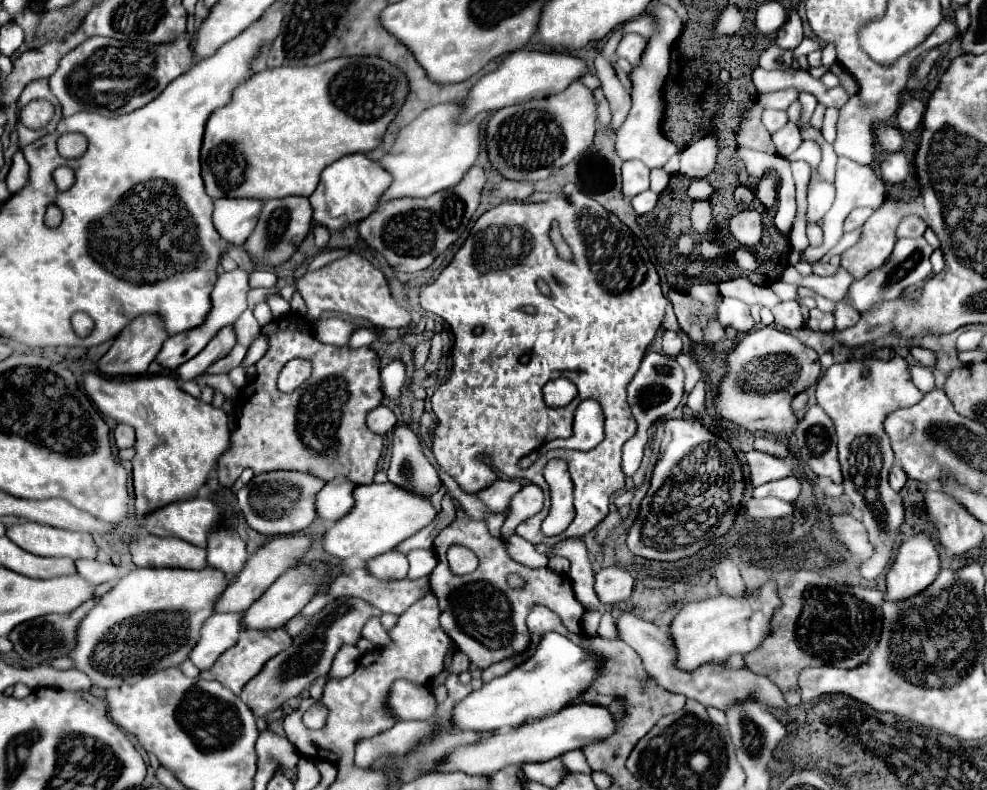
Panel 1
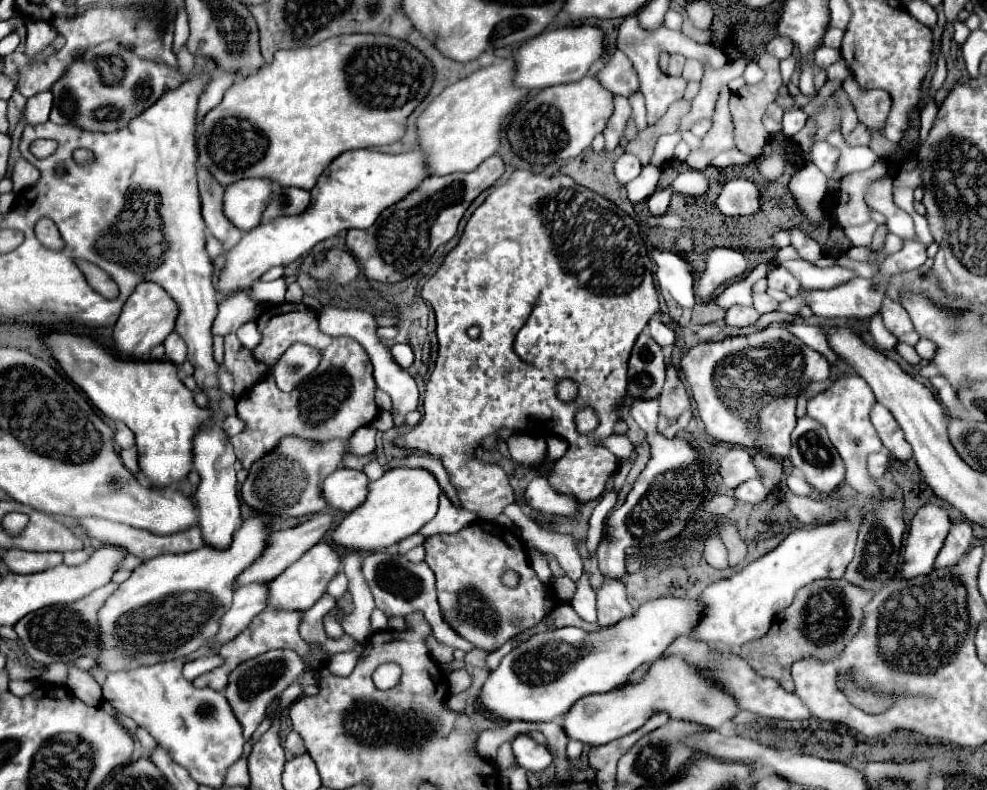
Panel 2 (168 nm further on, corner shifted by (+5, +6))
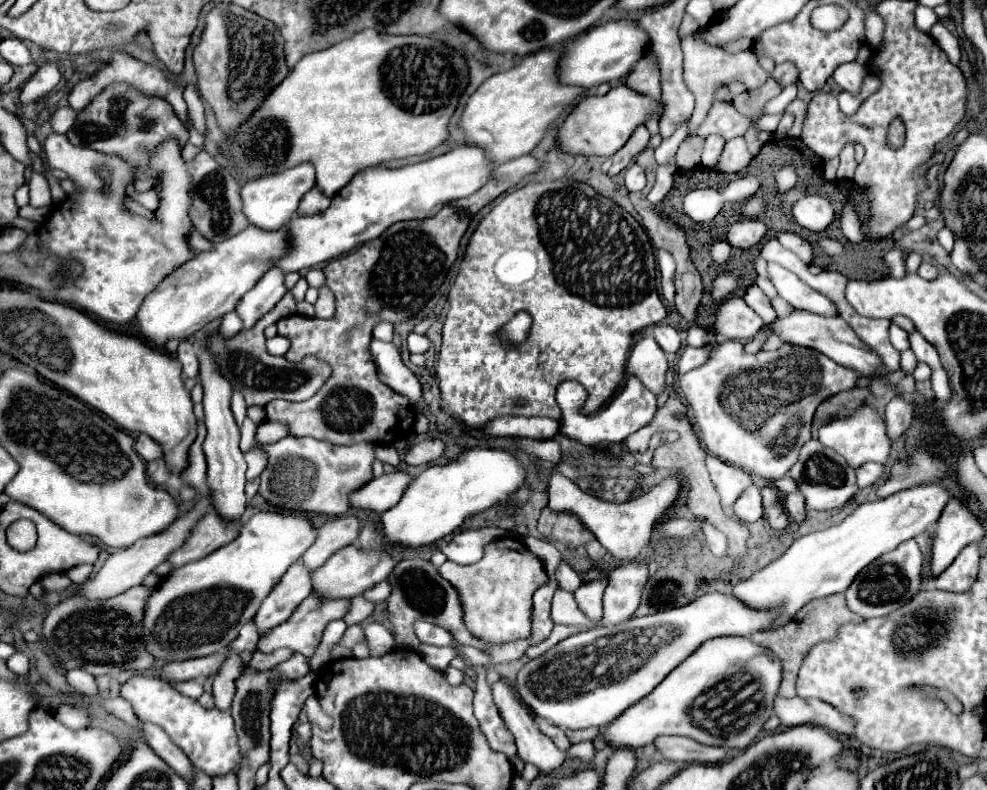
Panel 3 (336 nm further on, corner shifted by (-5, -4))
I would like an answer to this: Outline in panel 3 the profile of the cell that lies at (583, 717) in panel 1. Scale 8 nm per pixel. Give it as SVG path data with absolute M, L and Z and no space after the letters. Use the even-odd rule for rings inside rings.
M741 636L707 640L645 700L627 708L623 716L603 728L603 738L619 748L641 748L657 736L679 734L707 746L729 750L747 748L773 714L773 700L781 684L781 660L767 648Z

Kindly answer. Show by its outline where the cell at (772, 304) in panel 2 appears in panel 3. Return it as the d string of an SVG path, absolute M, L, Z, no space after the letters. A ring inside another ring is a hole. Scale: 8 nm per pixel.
M749 286L747 288L747 292L745 292L745 302L763 318L763 322L769 322L769 320L775 320L775 310L771 308L771 304L769 304L769 298L761 292L761 288L757 288L757 286Z

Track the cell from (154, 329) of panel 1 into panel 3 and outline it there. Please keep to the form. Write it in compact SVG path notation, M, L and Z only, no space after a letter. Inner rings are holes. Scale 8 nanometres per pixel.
M249 224L237 236L217 242L209 252L195 252L189 264L171 272L141 304L137 312L139 336L143 336L151 346L163 348L169 338L185 340L205 328L209 322L223 318L227 312L235 310L235 304L249 292L261 276L287 252L291 250L287 226L275 232L255 228Z

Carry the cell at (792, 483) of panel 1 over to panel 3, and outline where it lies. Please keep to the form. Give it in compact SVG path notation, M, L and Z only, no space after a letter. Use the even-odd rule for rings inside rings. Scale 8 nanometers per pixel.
M749 486L733 504L733 512L735 516L745 522L757 522L759 518L763 518L763 506L761 506L761 492L757 486Z

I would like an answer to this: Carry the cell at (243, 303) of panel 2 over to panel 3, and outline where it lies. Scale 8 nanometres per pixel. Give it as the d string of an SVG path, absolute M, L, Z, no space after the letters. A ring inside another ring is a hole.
M271 268L255 286L249 290L237 306L237 314L243 320L243 328L251 328L259 316L267 314L287 292L285 274L281 268Z

